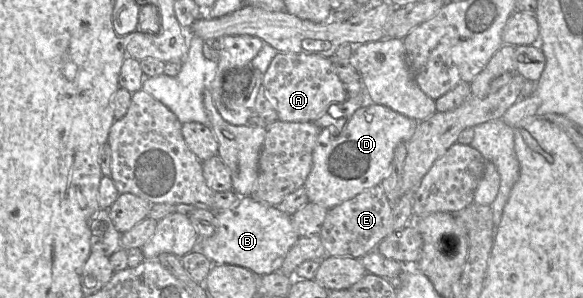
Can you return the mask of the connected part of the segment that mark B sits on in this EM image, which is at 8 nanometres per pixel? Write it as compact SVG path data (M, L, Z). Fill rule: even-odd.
M251 195L240 198L232 208L215 211L215 226L212 236L200 238L197 249L214 264L241 266L261 276L276 273L288 251L299 239L291 215Z

